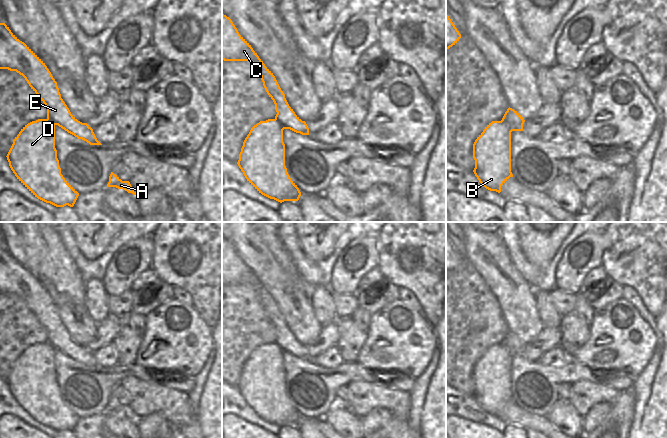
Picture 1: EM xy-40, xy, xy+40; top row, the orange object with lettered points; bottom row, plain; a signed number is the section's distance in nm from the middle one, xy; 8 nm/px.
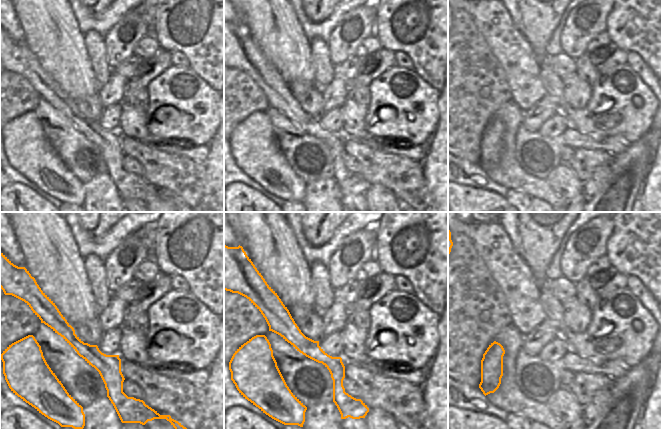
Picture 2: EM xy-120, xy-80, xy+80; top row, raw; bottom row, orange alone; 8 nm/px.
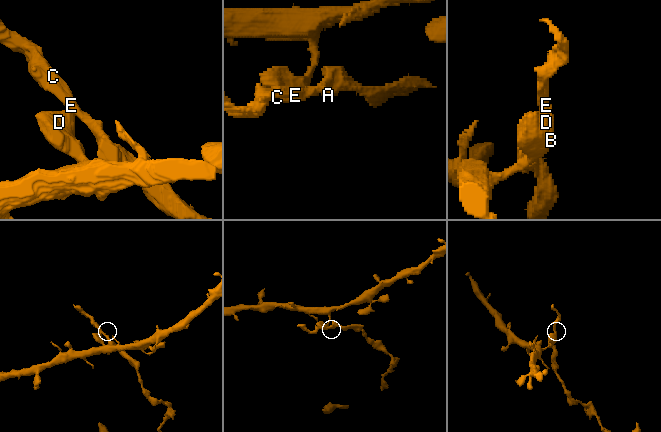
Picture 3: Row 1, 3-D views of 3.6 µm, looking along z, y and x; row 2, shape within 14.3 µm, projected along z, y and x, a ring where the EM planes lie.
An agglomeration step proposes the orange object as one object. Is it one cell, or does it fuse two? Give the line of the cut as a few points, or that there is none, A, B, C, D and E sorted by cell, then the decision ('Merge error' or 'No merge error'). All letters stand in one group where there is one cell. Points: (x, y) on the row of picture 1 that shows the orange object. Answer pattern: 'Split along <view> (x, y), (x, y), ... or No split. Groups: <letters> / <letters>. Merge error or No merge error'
Split along xy+40 (501, 120), (513, 130). Groups: A C E / B D. Merge error.

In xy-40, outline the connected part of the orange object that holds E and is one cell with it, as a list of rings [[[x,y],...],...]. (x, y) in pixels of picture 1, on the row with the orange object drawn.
[[[0,23],[0,69],[16,71],[22,75],[31,89],[47,108],[47,119],[58,125],[78,139],[82,139],[90,145],[102,145],[96,138],[93,129],[87,124],[78,121],[70,112],[61,98],[57,82],[45,63],[22,41],[20,41],[5,23]]]

